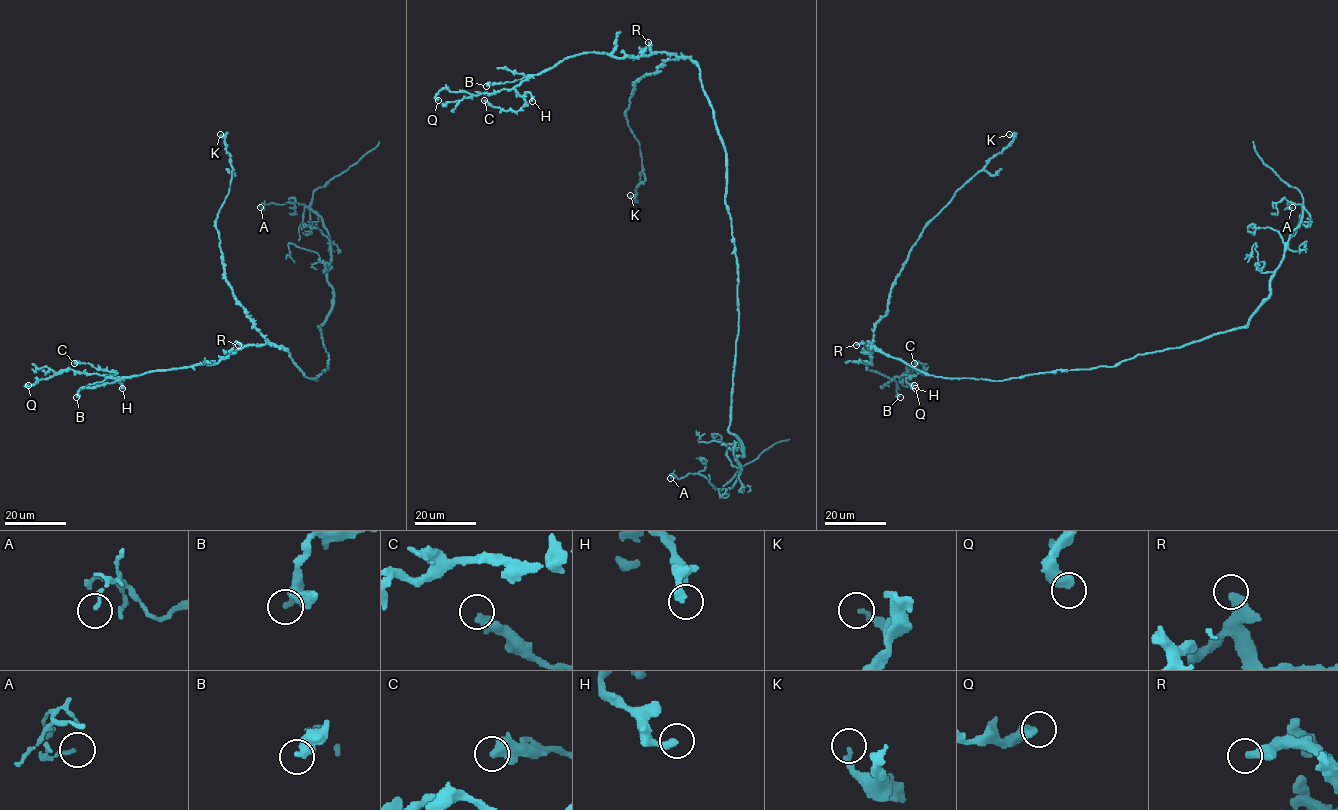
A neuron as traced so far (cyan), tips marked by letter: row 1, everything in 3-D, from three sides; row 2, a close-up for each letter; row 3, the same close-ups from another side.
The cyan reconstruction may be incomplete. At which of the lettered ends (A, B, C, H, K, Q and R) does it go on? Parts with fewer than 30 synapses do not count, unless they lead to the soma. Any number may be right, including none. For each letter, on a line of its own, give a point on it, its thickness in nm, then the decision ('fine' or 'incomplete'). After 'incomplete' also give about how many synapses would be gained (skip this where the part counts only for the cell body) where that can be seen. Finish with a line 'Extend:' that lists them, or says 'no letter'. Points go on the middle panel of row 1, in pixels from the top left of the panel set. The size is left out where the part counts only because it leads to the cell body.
A: place (670, 478); calibre 140 nm; fine
B: place (486, 86); calibre 340 nm; fine
C: place (484, 100); calibre 460 nm; fine
H: place (532, 101); calibre 320 nm; fine
K: place (630, 195); calibre 220 nm; fine
Q: place (438, 100); calibre 440 nm; fine
R: place (648, 42); calibre 440 nm; fine
Extend: no letter

